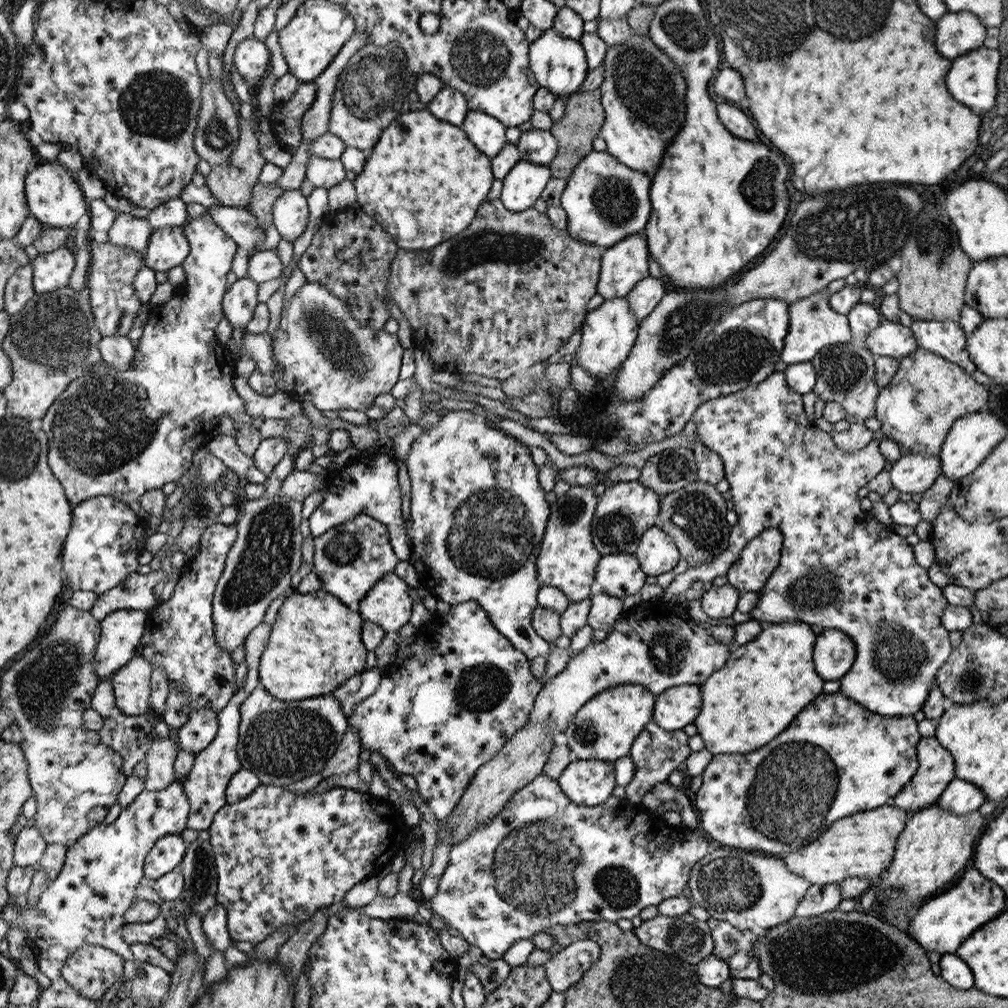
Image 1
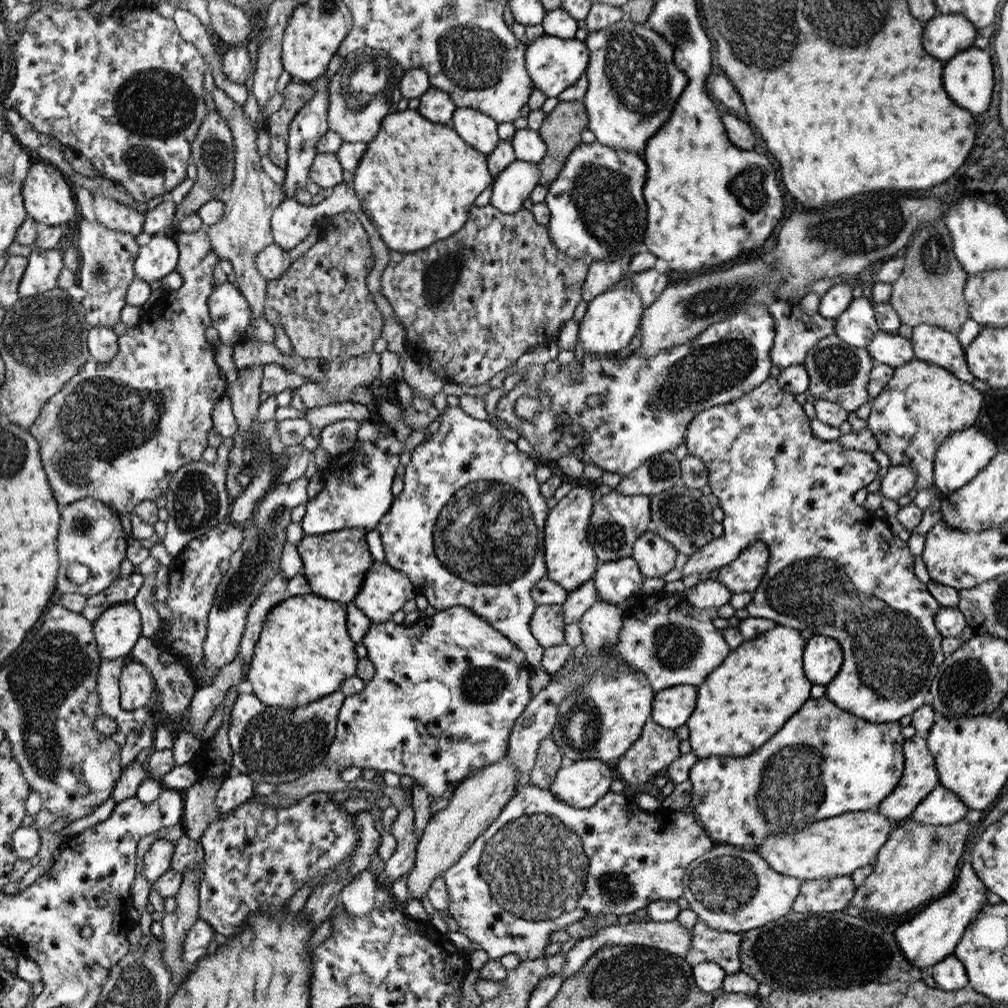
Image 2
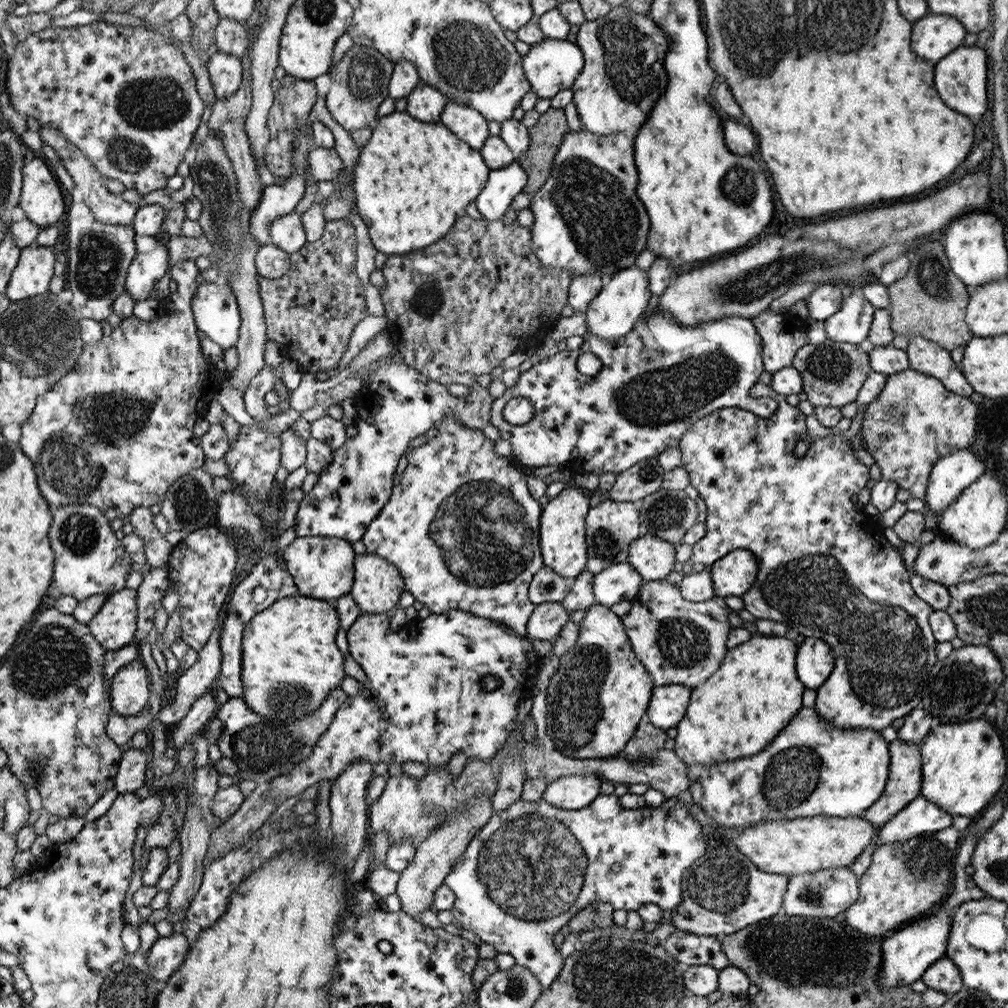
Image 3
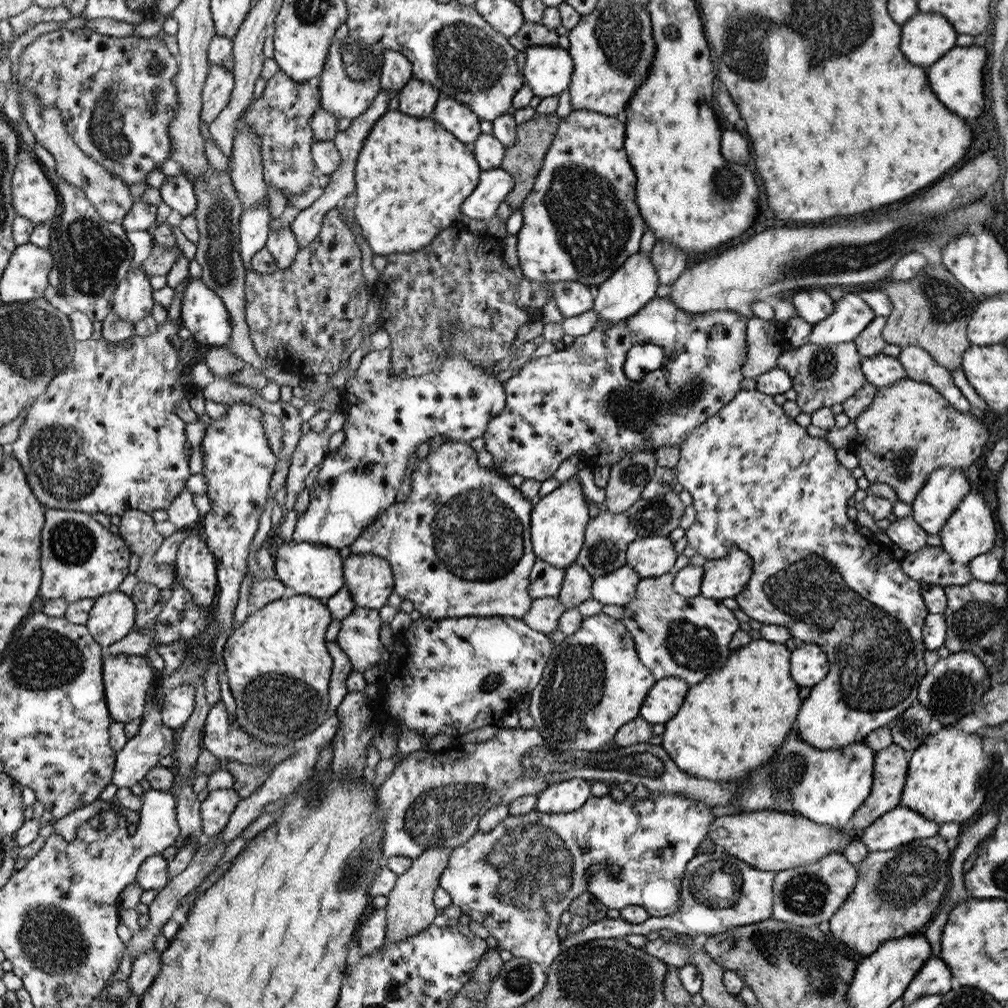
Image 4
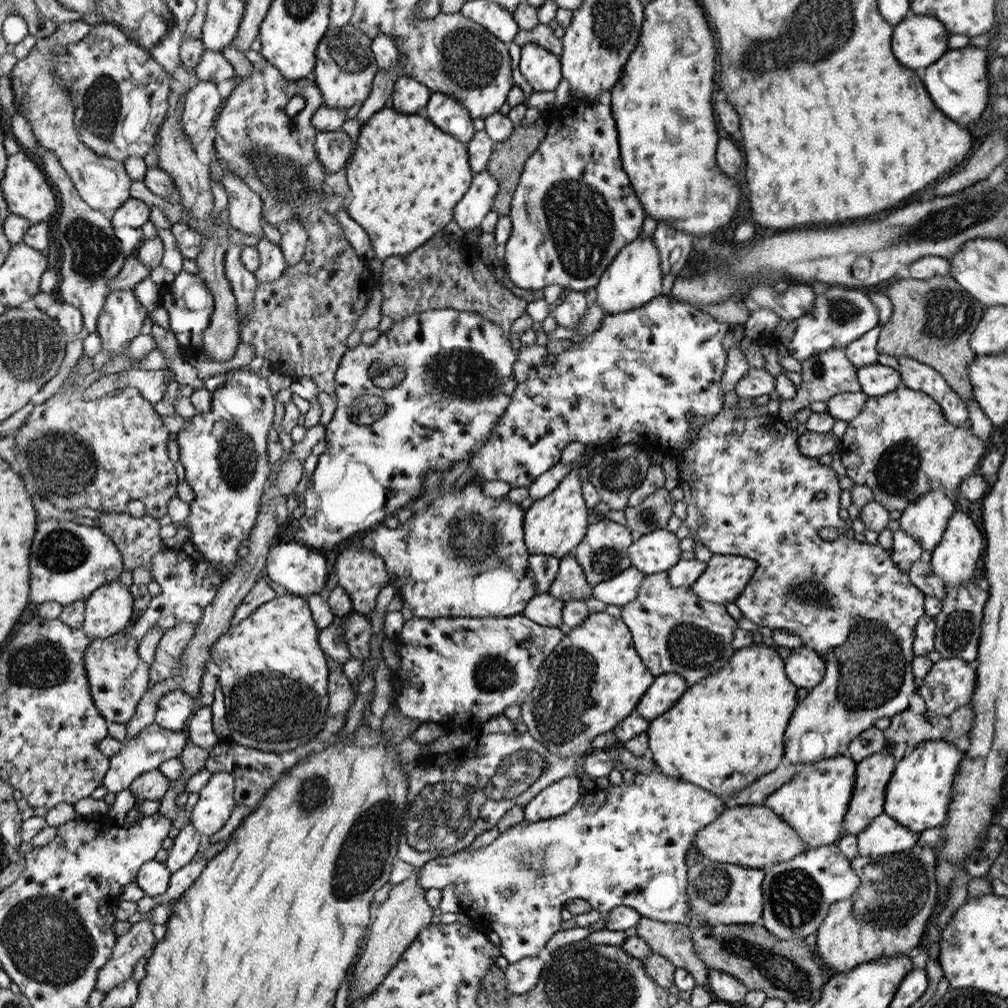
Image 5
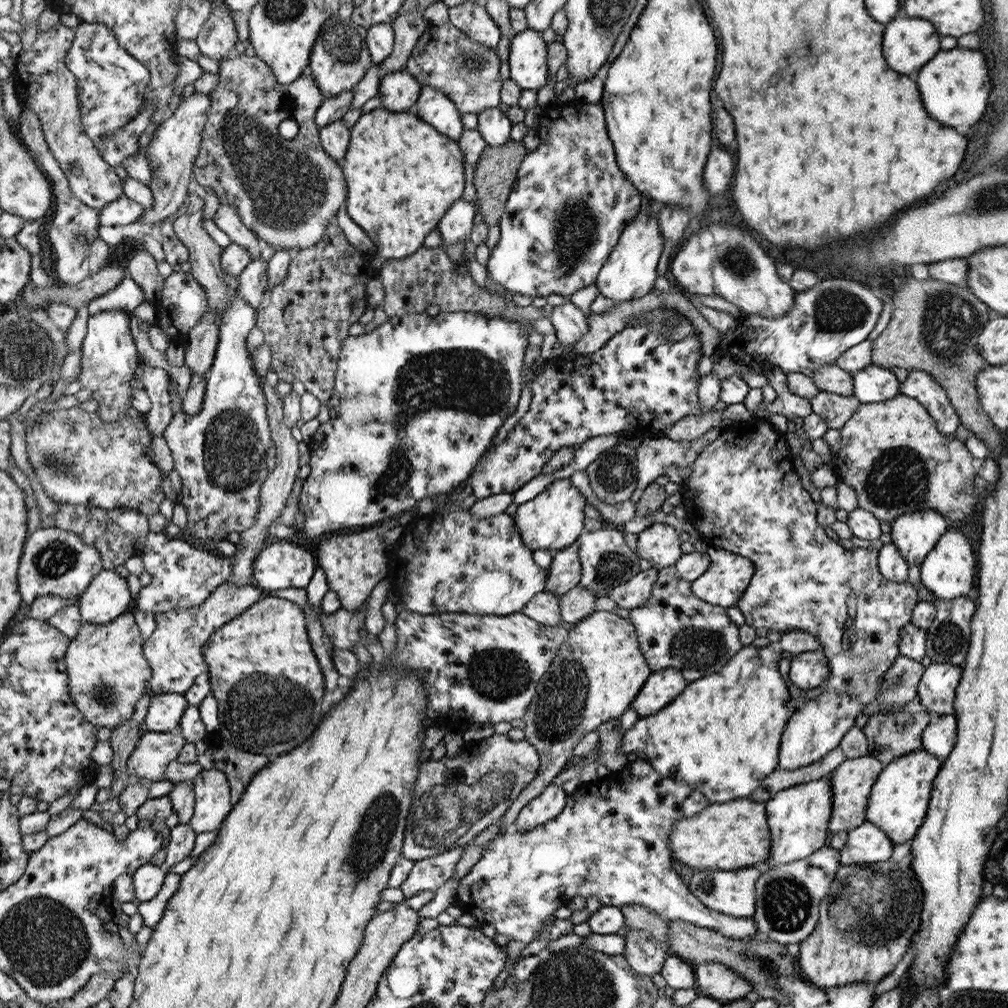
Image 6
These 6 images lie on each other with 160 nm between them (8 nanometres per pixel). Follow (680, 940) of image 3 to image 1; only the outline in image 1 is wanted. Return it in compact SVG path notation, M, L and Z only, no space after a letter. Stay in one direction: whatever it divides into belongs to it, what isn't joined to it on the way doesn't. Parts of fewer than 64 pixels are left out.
M710 918L707 920L714 941L713 954L726 961L733 978L758 979L761 966L753 955L755 942L760 931L743 931L726 921Z

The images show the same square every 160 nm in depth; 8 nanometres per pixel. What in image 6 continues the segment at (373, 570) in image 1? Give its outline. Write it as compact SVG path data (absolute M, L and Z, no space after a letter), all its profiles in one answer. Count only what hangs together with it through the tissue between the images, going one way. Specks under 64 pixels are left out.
M273 541L256 555L252 585L263 592L292 587L306 589L316 570L316 561L308 546Z

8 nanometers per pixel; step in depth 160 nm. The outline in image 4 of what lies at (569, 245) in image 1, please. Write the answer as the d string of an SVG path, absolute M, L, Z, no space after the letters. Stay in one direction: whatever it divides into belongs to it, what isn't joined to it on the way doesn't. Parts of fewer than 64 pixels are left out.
M456 227L446 228L442 230L440 234L442 238L438 238L436 242L432 242L430 245L421 248L419 251L412 251L408 253L394 253L387 256L388 263L381 273L382 282L384 282L384 292L381 292L381 309L380 309L380 327L388 331L390 335L390 349L388 358L388 370L392 372L391 376L396 378L410 378L414 376L420 376L422 374L436 373L437 370L442 368L442 360L446 356L462 356L472 364L472 366L478 366L478 368L492 369L494 364L506 356L510 356L510 350L512 350L512 344L516 340L516 332L522 324L531 322L538 317L538 313L546 304L550 297L554 297L551 294L550 289L544 290L542 282L534 282L528 280L524 274L522 274L521 266L517 266L514 269L508 267L502 258L502 241L498 242L494 240L487 233L485 234L470 234L467 230L458 230Z

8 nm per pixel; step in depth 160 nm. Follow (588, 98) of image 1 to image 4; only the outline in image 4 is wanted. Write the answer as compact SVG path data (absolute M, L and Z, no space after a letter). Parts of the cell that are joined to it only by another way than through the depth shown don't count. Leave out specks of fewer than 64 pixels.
M556 112L536 114L528 122L518 125L514 144L505 147L505 158L499 167L511 174L515 182L513 191L505 198L505 205L507 205L509 211L520 210L525 198L536 184L537 174L540 173L541 166L544 164L545 154L551 148L552 140L556 140L554 134L556 134L558 122L561 122L561 120L556 116Z

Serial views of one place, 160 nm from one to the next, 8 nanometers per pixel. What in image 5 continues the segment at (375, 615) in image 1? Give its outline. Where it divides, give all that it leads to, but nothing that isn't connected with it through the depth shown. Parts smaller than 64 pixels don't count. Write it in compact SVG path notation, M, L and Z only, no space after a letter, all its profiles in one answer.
M356 542L345 543L345 547L339 549L335 562L335 572L338 575L338 585L349 594L352 611L363 614L369 620L369 615L375 610L375 600L378 593L390 584L390 575L385 559L377 551L357 545Z

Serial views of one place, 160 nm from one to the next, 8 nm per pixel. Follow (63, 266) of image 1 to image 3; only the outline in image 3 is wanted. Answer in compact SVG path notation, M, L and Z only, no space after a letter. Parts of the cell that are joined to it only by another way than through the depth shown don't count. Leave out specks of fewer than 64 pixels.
M34 244L21 249L20 264L13 270L5 296L10 301L25 300L48 292L54 276L54 252Z

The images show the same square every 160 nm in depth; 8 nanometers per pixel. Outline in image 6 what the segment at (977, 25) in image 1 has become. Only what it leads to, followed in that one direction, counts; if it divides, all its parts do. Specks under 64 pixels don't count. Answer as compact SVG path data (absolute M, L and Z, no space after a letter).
M894 18L885 25L884 36L890 68L900 74L917 74L941 50L942 36L923 18Z

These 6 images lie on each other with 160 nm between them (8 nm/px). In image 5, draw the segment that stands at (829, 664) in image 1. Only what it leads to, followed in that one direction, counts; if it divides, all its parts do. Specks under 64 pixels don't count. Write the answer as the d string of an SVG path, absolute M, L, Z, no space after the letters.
M800 646L786 660L786 674L798 688L814 688L825 676L825 657L818 651Z

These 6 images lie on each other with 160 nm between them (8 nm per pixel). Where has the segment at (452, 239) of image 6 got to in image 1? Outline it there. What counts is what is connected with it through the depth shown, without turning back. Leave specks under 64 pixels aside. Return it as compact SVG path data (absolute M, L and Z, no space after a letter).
M520 160L502 179L499 199L510 211L520 212L532 208L550 179L551 170L547 165Z

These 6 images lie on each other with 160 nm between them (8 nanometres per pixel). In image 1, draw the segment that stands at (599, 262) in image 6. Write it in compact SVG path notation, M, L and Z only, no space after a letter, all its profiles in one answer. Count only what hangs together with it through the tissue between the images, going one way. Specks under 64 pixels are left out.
M607 150L588 154L567 182L561 207L566 211L568 235L575 242L607 249L633 234L644 232L644 226L648 226L646 222L650 221L653 212L650 197L652 177L626 166Z

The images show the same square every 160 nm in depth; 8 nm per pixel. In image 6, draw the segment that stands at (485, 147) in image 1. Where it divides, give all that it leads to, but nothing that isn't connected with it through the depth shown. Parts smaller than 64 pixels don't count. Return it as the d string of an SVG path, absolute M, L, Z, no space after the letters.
M422 87L413 113L430 122L430 126L436 127L442 134L450 135L454 140L459 139L464 133L461 111L457 109L453 99L436 87Z

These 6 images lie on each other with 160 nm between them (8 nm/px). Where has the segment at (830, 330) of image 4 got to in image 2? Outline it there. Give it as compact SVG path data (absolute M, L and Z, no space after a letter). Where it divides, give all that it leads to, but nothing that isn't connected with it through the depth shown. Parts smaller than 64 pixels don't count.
M865 297L854 298L848 309L835 320L836 335L858 348L866 348L880 329L876 307Z

